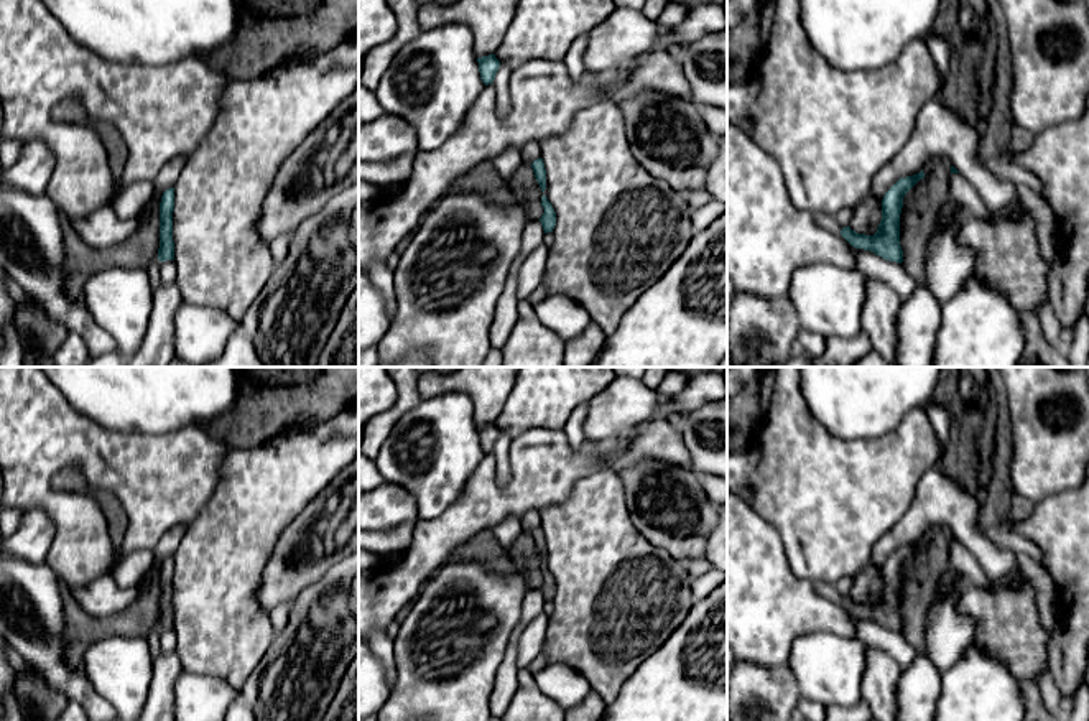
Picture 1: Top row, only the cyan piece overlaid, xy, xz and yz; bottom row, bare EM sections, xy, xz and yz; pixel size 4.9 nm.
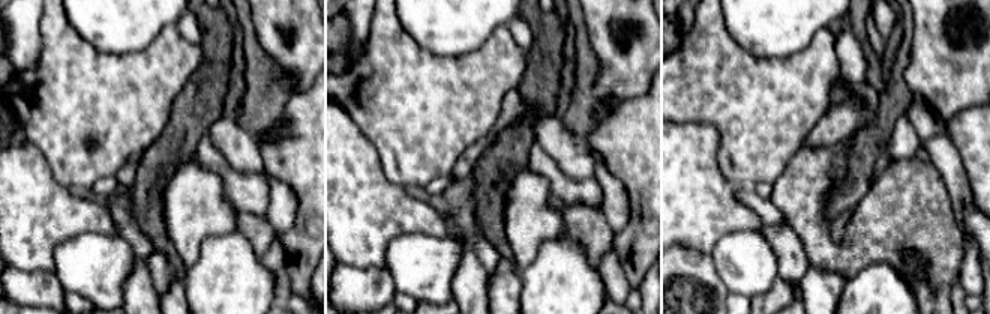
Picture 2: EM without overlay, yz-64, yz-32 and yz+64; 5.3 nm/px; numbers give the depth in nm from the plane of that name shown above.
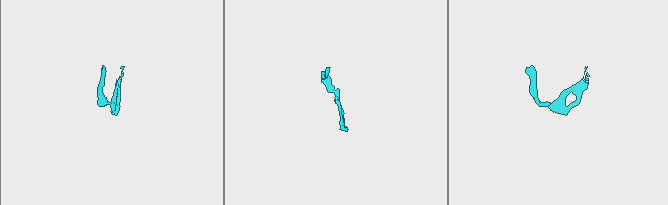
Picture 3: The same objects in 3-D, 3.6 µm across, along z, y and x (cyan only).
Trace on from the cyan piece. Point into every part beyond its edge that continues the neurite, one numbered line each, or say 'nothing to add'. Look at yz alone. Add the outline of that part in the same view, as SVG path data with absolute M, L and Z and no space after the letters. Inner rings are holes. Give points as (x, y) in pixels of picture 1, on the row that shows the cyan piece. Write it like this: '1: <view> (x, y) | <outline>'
nothing to add

